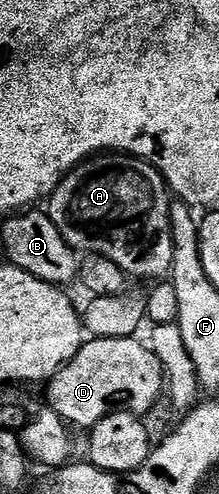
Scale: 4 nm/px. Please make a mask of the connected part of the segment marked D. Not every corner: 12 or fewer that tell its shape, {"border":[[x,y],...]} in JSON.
{"border":[[131,336],[86,339],[47,382],[48,407],[93,429],[151,411],[167,377]]}

